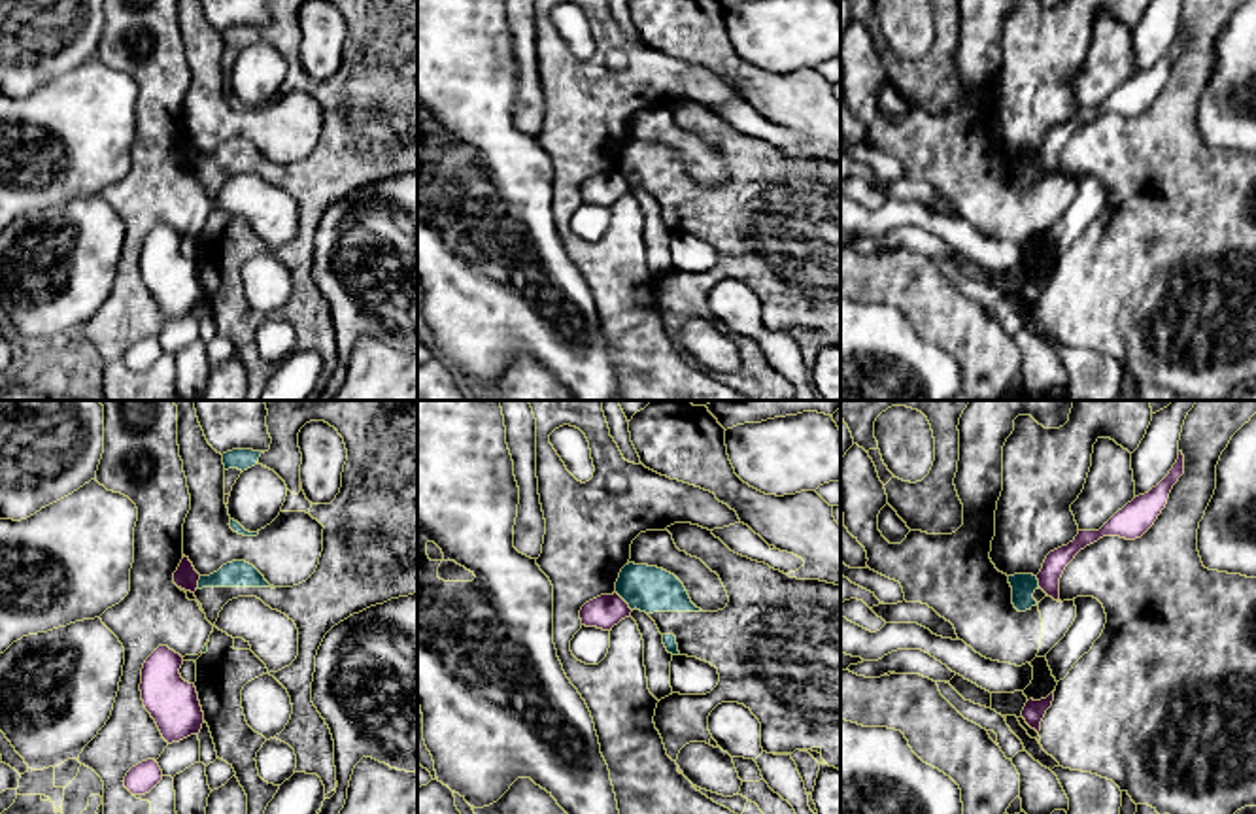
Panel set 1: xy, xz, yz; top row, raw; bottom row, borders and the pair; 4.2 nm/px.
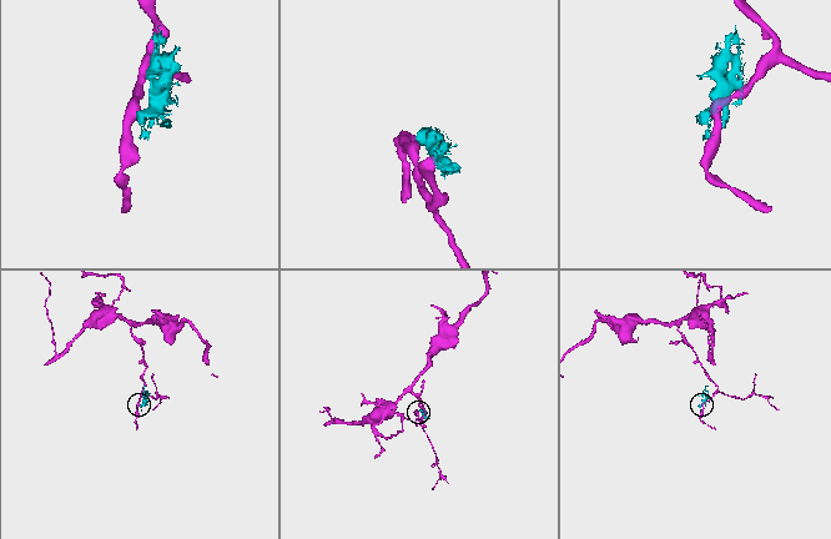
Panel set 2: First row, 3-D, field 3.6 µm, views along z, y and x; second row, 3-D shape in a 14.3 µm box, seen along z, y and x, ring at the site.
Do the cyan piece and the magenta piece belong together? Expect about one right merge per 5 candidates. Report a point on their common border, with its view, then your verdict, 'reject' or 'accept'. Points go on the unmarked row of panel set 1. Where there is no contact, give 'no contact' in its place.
xz (624, 176) | reject

